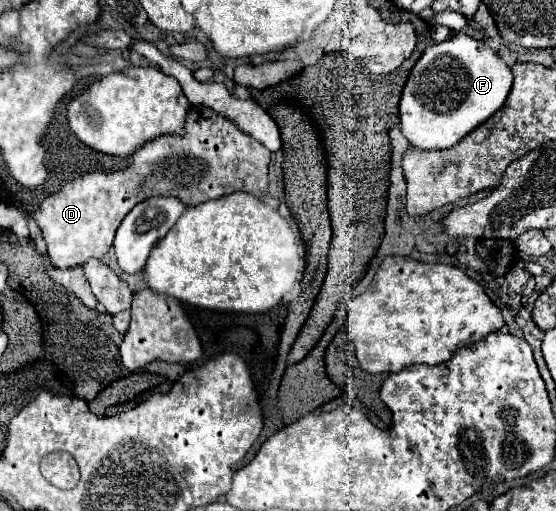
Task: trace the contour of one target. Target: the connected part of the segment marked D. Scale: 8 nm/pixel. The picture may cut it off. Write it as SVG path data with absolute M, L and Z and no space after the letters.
M192 106L188 110L184 134L158 136L158 138L150 140L148 144L142 144L140 148L136 148L130 158L132 158L130 166L126 166L122 170L84 174L84 176L64 184L58 192L46 196L40 202L40 206L32 218L42 230L42 238L48 248L48 258L56 268L66 270L66 268L82 266L90 258L102 258L112 248L116 228L120 226L124 216L136 204L144 202L144 198L148 200L152 196L174 196L186 206L198 206L200 202L220 198L234 190L250 192L256 198L262 198L268 192L270 152L260 142L256 142L252 136L242 132L232 120L228 120L226 116L214 112L212 108L206 108L206 106Z

